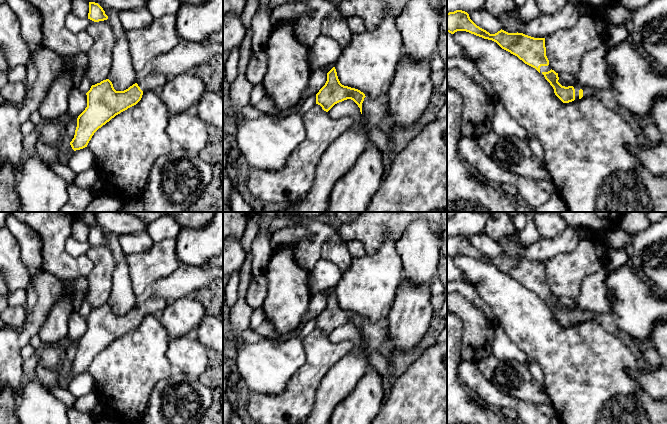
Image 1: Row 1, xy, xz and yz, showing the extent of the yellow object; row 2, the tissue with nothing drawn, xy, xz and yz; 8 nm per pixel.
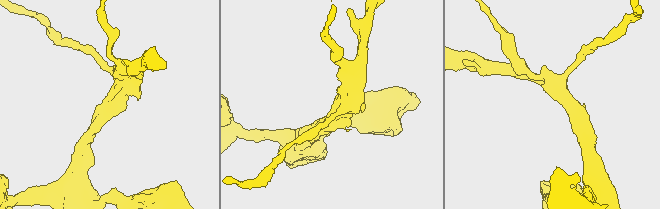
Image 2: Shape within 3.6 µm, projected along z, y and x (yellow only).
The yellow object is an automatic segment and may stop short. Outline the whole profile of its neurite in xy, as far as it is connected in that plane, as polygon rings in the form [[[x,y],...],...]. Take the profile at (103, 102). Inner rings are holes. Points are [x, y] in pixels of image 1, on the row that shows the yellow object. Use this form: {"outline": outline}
{"outline": [[[152,72],[143,78],[139,79],[135,84],[124,91],[116,91],[112,82],[109,79],[103,80],[100,83],[92,85],[87,95],[87,107],[77,118],[77,127],[75,135],[70,145],[74,151],[87,147],[94,133],[109,122],[116,115],[136,105],[146,91],[159,93],[167,81],[167,76]]]}

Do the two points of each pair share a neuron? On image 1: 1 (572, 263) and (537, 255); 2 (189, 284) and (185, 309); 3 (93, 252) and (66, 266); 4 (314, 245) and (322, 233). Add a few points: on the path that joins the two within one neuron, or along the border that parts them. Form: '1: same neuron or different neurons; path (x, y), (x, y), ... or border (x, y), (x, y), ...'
1: different neurons; border (573, 249), (561, 252), (545, 262)
2: different neurons; border (190, 295), (179, 297), (175, 300)
3: different neurons; border (86, 254), (92, 262), (93, 268), (85, 278)
4: same neuron; path (315, 242), (319, 236)

